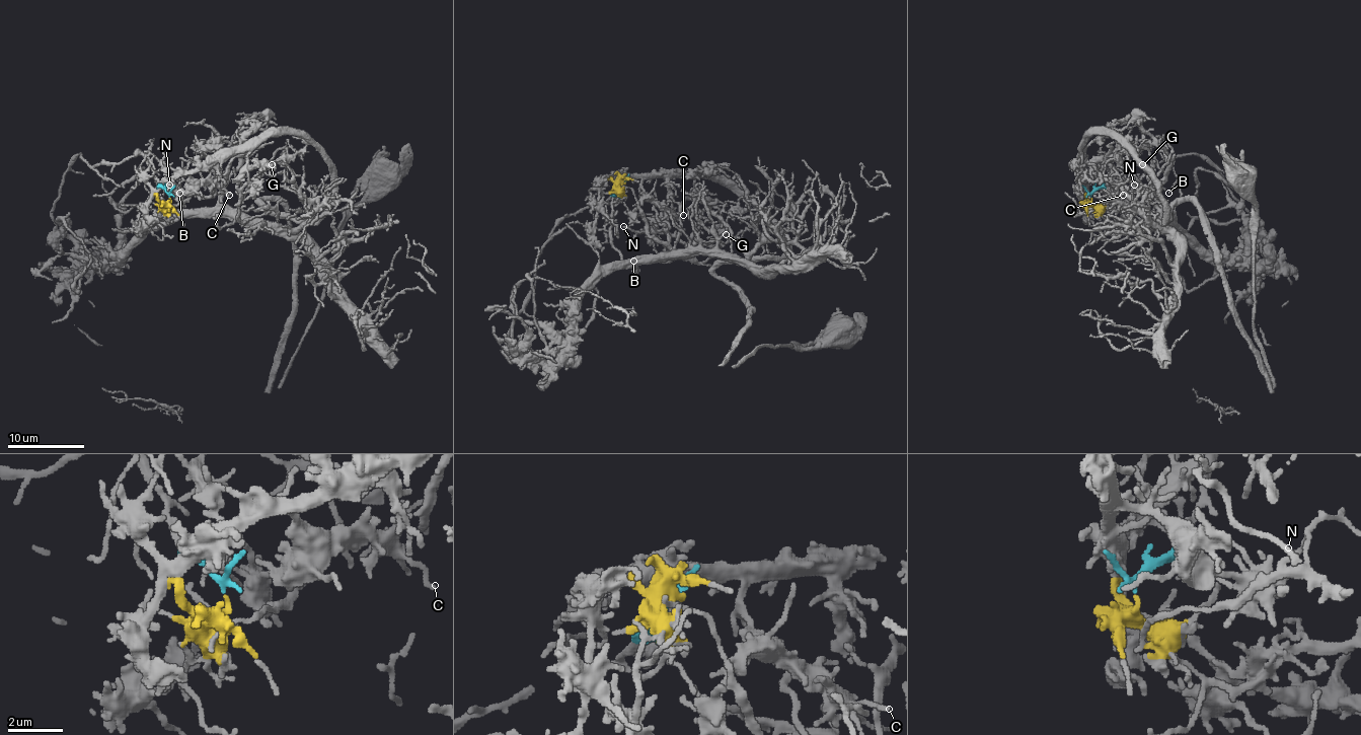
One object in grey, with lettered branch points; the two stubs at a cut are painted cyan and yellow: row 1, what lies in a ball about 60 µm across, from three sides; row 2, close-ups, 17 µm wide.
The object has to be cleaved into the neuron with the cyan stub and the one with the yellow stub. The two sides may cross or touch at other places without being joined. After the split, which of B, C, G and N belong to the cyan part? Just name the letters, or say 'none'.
B, N

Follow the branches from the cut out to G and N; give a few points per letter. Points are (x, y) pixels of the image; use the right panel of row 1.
G: (1091, 198), (1091, 201), (1085, 192), (1085, 144), (1091, 136), (1113, 134), (1124, 147), (1118, 159), (1143, 164)
N: (1091, 198), (1115, 155), (1151, 164), (1199, 153), (1264, 236), (1264, 256), (1249, 269), (1212, 256), (1133, 184)

